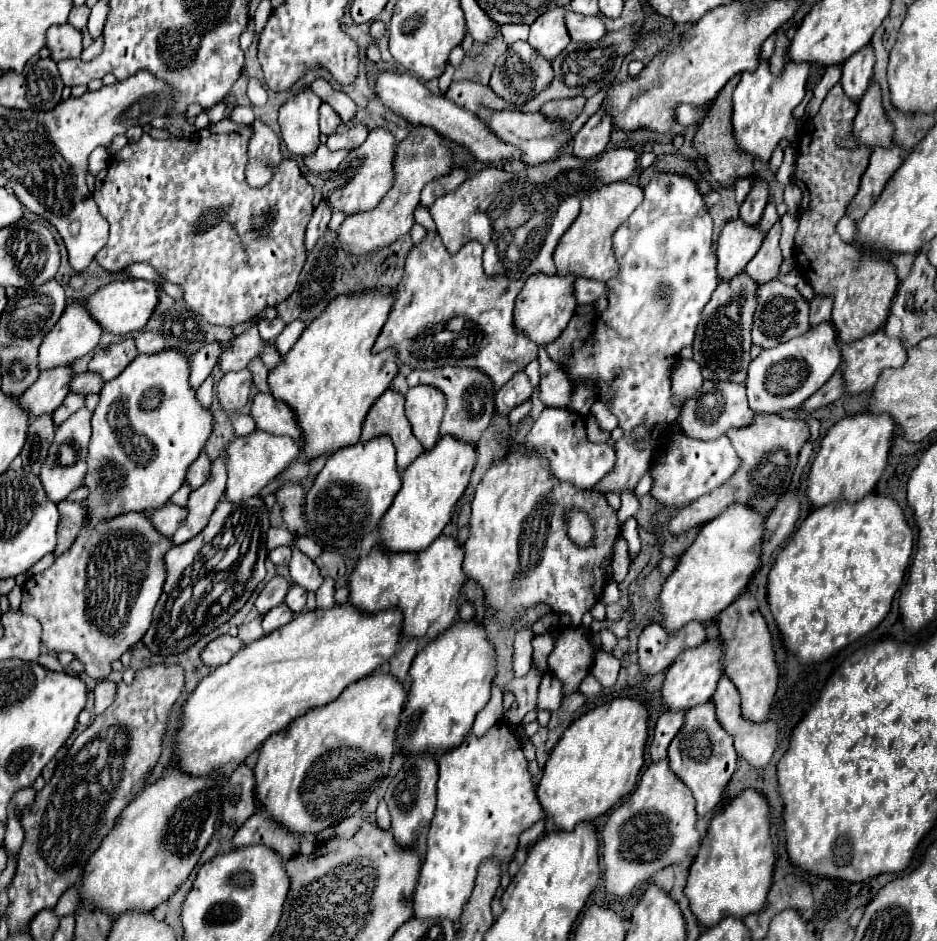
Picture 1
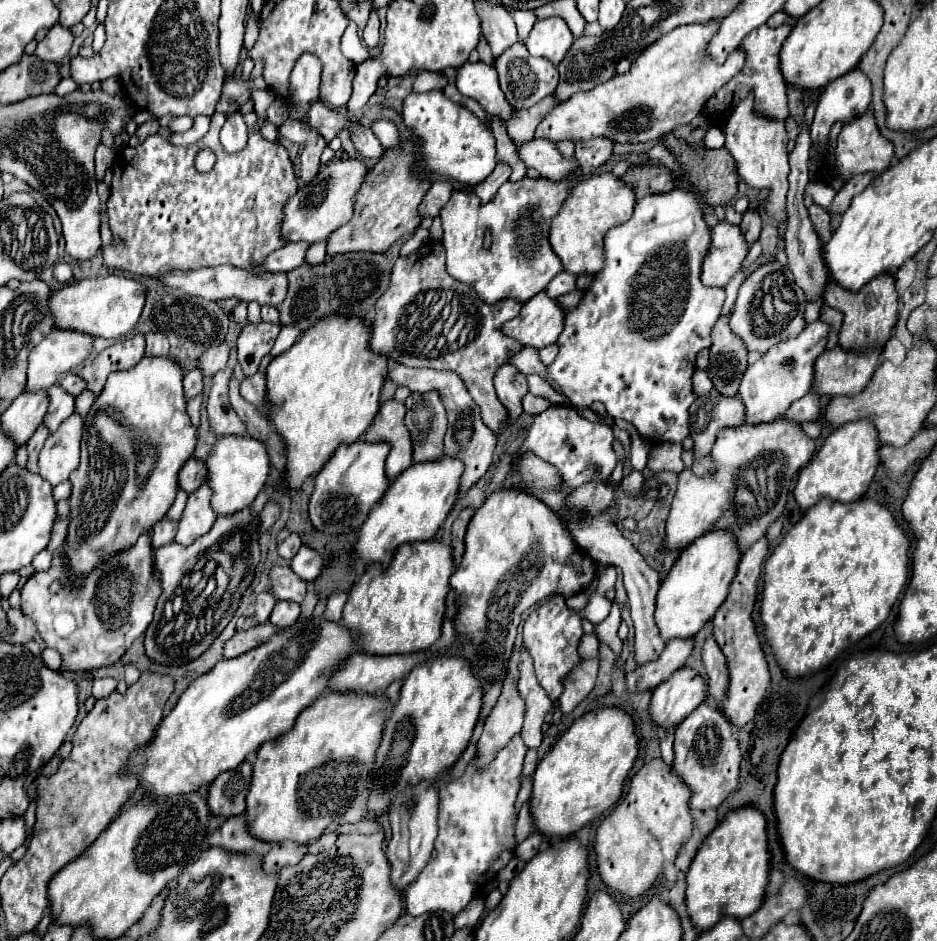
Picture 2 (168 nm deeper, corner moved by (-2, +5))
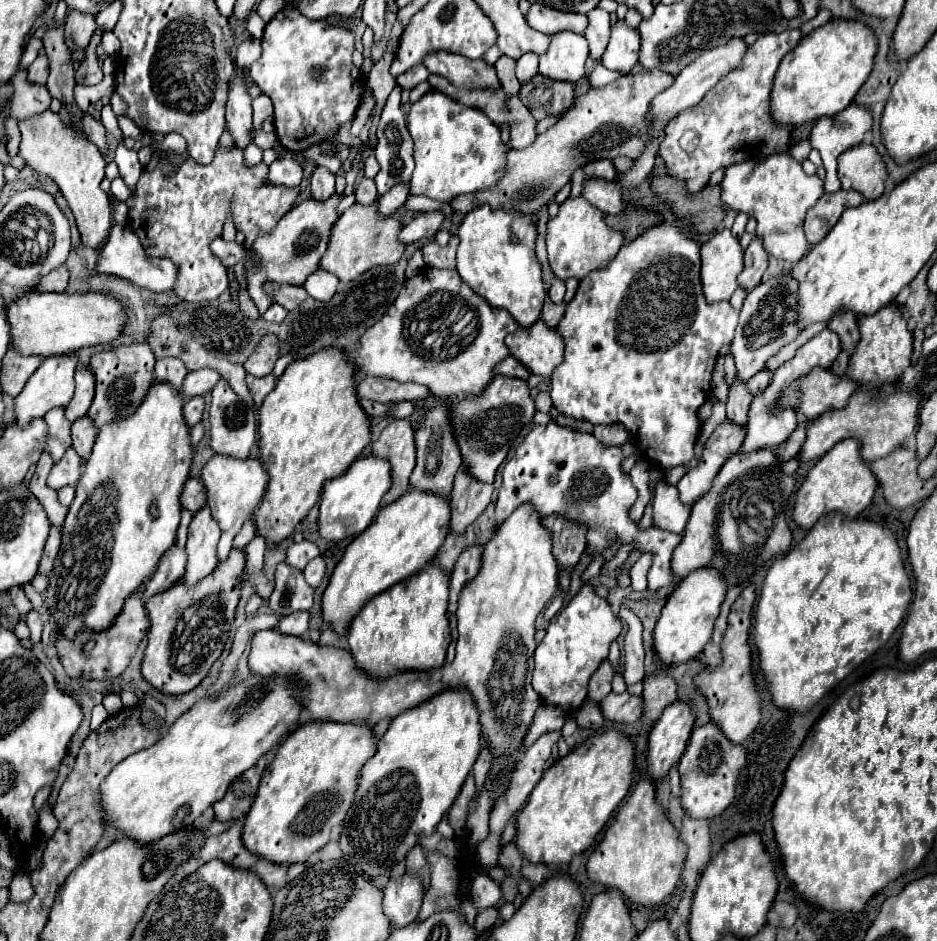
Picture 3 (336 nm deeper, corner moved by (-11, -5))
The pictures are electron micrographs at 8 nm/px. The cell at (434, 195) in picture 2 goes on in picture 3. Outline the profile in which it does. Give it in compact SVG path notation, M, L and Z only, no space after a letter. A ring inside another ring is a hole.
M434 211L434 213L420 213L416 215L410 223L406 223L398 235L400 243L404 245L410 245L410 243L416 243L420 239L430 239L436 235L436 231L440 229L444 221L444 213L440 211Z

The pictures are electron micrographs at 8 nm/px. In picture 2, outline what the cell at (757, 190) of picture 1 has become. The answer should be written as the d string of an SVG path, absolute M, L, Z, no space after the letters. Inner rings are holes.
M747 209L743 213L743 221L741 221L741 229L743 229L743 235L747 239L749 245L753 245L753 241L759 237L761 233L761 217L755 209Z

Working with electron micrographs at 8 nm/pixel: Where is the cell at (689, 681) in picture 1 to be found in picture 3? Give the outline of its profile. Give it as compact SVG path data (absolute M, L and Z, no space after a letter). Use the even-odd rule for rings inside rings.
M676 701L662 713L662 717L652 727L648 737L646 763L648 775L652 777L654 783L666 777L670 769L680 761L690 739L692 725L694 715L690 705Z

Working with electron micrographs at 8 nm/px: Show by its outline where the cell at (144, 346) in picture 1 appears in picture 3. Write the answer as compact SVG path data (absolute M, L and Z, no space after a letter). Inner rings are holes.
M160 359L156 361L156 381L160 383L168 383L174 389L180 389L184 377L186 377L188 369L184 367L184 363L180 359Z

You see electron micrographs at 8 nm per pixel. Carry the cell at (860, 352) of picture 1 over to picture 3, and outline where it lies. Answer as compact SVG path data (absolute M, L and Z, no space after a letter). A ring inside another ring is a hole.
M814 367L784 391L778 407L790 407L806 419L816 419L832 407L846 407L854 389L856 383L852 379L840 379L828 369Z

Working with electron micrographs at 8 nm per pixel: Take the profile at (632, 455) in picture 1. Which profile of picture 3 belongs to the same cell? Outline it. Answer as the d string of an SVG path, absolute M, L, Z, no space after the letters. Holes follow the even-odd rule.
M542 517L542 525L552 535L552 553L560 571L572 571L586 549L586 531L562 517Z

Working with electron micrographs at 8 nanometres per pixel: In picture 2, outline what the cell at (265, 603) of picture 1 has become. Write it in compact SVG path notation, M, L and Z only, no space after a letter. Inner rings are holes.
M263 591L257 595L255 601L255 619L257 623L265 623L273 611L273 605L277 603L277 597L271 591Z

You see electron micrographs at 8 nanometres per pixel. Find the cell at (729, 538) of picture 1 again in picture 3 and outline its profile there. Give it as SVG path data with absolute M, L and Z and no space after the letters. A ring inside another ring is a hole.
M702 567L700 571L694 571L684 579L684 583L678 583L672 595L668 597L666 605L662 607L660 619L652 631L652 645L656 657L664 665L680 665L696 659L704 645L708 643L714 627L714 619L720 611L720 603L724 601L726 587L720 583L720 575L716 571L708 571L708 567Z

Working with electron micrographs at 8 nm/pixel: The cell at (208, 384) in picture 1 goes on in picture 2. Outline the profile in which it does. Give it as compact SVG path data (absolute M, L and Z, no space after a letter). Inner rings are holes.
M199 393L197 397L193 397L193 399L189 399L187 401L187 413L189 413L189 417L191 417L191 423L197 427L199 425L199 411L201 411L201 401L203 401L203 395Z

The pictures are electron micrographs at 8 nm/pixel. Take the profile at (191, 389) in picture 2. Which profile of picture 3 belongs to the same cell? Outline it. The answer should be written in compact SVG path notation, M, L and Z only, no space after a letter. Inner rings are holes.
M196 397L196 399L190 399L188 403L184 403L182 415L184 415L184 421L188 427L194 427L202 419L202 409L204 409L202 397Z

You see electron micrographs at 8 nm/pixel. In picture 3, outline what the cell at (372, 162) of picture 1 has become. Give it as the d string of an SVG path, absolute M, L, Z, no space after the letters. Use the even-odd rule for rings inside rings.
M334 195L328 201L314 201L308 199L300 205L296 205L294 209L290 209L278 223L274 229L270 231L262 231L258 233L258 237L252 243L252 251L258 257L258 269L256 271L248 271L246 279L248 279L248 293L252 297L252 301L258 307L258 313L264 315L266 309L274 303L272 295L268 295L262 285L264 283L278 283L278 285L304 285L308 275L312 275L318 265L320 265L320 257L324 255L326 247L328 247L328 233L332 229L332 223L336 223L338 215L336 215L336 205L342 199L342 195Z

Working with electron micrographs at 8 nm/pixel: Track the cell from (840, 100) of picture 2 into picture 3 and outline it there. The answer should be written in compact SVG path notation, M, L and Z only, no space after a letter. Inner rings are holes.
M850 103L844 111L840 111L840 115L834 115L834 117L824 117L824 119L818 119L814 129L812 129L812 135L810 135L810 145L814 149L820 151L822 155L822 163L824 163L824 169L826 169L826 179L824 179L824 191L826 193L834 193L840 189L840 181L836 177L836 171L838 171L838 157L852 149L854 145L860 145L866 137L866 133L870 131L872 127L872 115L868 115L868 111L864 111L864 107L856 107L856 103Z

